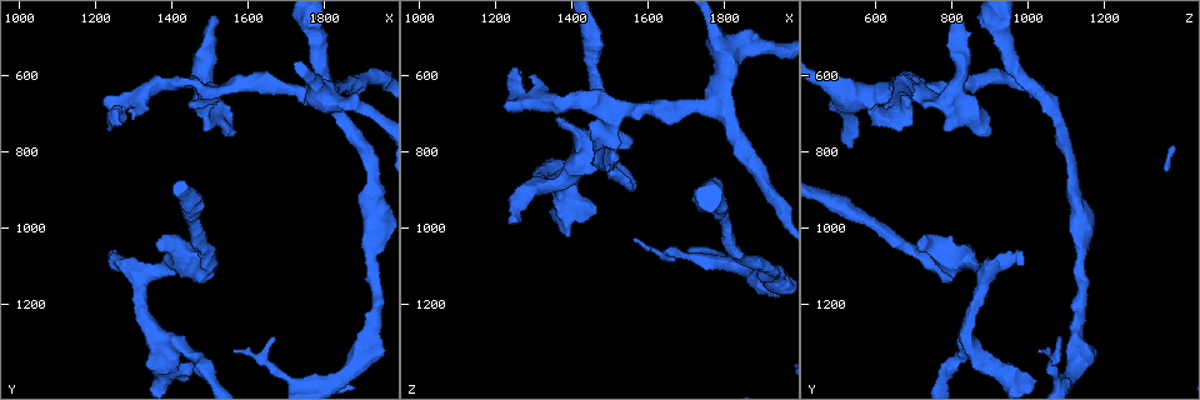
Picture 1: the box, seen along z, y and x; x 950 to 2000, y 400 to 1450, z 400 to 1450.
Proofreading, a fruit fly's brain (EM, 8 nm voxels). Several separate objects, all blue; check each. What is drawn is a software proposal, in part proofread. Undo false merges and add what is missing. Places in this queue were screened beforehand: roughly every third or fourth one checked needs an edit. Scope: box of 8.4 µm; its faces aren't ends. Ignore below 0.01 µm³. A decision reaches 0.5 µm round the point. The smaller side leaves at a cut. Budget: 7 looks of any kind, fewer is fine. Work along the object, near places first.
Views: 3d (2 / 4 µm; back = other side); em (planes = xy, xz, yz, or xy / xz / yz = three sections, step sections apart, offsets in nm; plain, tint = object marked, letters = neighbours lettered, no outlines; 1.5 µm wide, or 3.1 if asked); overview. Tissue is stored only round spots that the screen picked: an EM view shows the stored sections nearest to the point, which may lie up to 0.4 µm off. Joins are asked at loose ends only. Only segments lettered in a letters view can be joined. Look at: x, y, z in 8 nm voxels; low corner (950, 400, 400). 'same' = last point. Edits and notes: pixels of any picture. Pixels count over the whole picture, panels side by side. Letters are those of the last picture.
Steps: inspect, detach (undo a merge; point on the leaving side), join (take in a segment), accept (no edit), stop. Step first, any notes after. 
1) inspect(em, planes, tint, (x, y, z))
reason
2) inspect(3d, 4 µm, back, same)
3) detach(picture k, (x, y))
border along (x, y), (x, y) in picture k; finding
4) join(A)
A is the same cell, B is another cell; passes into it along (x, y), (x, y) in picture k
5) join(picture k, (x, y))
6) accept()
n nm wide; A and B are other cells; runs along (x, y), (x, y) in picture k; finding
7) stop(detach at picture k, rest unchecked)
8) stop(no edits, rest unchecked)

inspect(em, planes, letters, (1680, 1370, 1060))
sharp bend

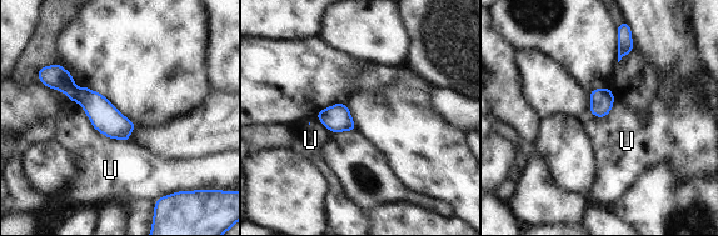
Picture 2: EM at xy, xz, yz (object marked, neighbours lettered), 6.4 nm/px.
detach(picture 2, (55, 76))
U is another cell; a second neuron is stuck on

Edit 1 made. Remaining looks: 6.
inspect(3d, 4 µm, (1450, 1395, 975))

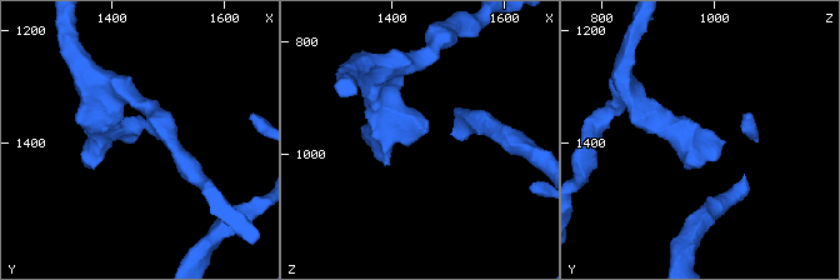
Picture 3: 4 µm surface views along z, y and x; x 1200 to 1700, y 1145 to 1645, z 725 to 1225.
inspect(em, xz, step 8, letters, (1445, 1395, 975))

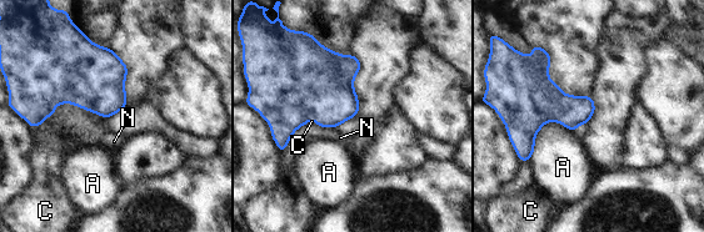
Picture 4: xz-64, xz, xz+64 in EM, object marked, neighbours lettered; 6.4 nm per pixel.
accept()
A, C and N are other cells; border along (574, 130), (548, 121), (530, 156) in picture 4; no lettered segment goes on from it

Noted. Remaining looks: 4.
inspect(3d, 4 µm, (1225, 665, 680))
branch stops here

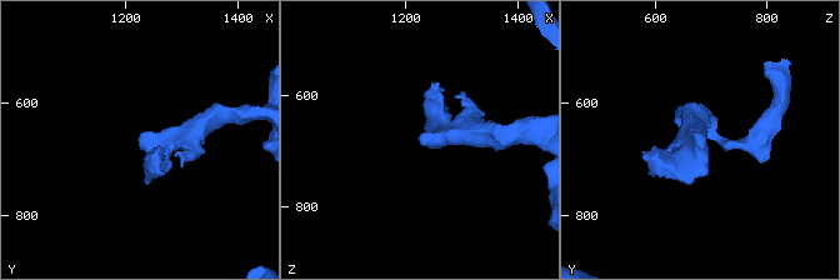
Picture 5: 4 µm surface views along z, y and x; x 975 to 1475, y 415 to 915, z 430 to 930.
inspect(em, planes, letters, (1220, 660, 670))
shape alone is not enough

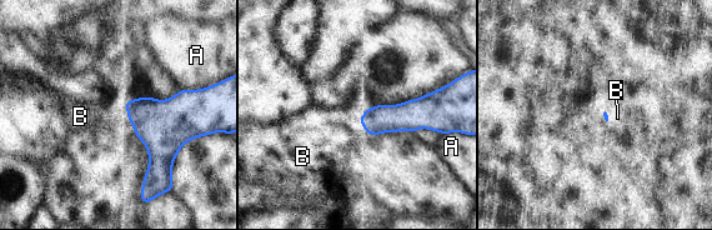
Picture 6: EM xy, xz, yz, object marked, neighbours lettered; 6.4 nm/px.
join(B)
A touches over 140 nm; B is the same cell, A is another cell; passes into it along (379, 119), (361, 123), (325, 135) in picture 6; it goes on there

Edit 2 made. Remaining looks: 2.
stop(detach at picture 2, join at picture 6, rest unchecked)

